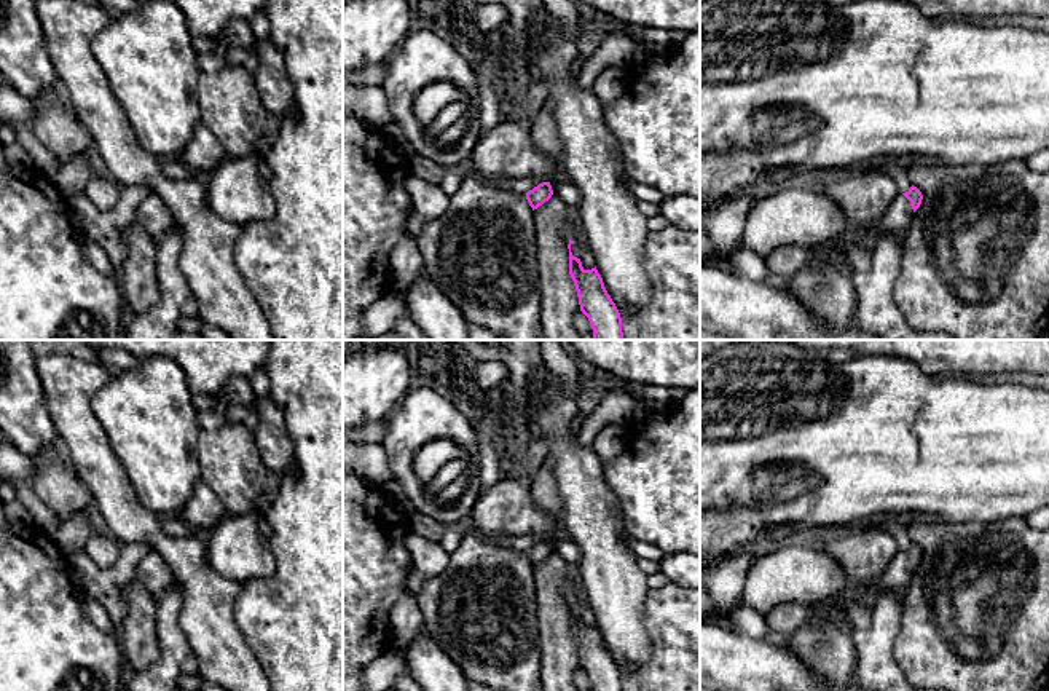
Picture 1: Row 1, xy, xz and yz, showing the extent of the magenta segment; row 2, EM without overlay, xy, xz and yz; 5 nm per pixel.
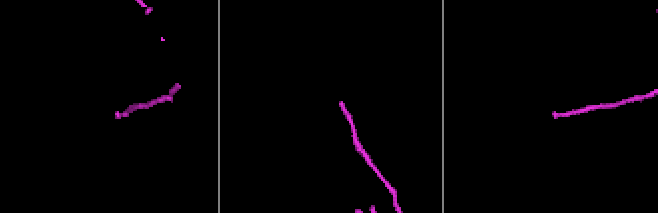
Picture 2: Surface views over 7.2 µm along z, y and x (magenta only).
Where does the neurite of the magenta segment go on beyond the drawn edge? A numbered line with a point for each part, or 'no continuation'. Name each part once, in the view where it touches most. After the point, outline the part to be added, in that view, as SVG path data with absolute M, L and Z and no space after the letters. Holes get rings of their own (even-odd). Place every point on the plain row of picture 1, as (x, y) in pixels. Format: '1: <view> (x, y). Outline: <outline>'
1: yz (895, 580). Outline: M898 552L886 570L869 587L875 595L893 594L901 597L912 579L913 567L904 552Z

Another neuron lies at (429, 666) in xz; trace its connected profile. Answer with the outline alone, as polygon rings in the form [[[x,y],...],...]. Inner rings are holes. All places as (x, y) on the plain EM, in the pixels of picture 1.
[[[424,627],[403,651],[408,673],[422,691],[469,691],[469,680],[459,665],[438,646]]]

